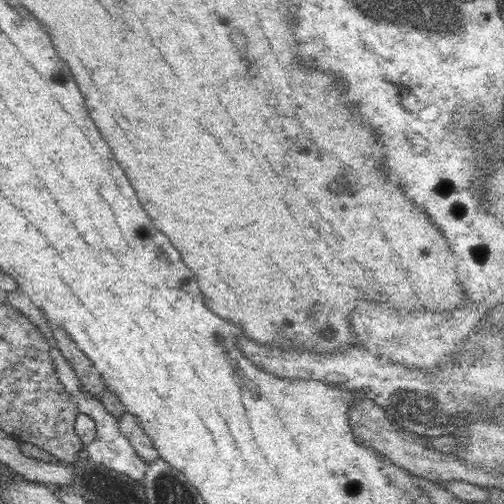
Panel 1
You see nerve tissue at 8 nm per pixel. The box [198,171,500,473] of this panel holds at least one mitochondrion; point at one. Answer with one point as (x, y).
(411, 406)

